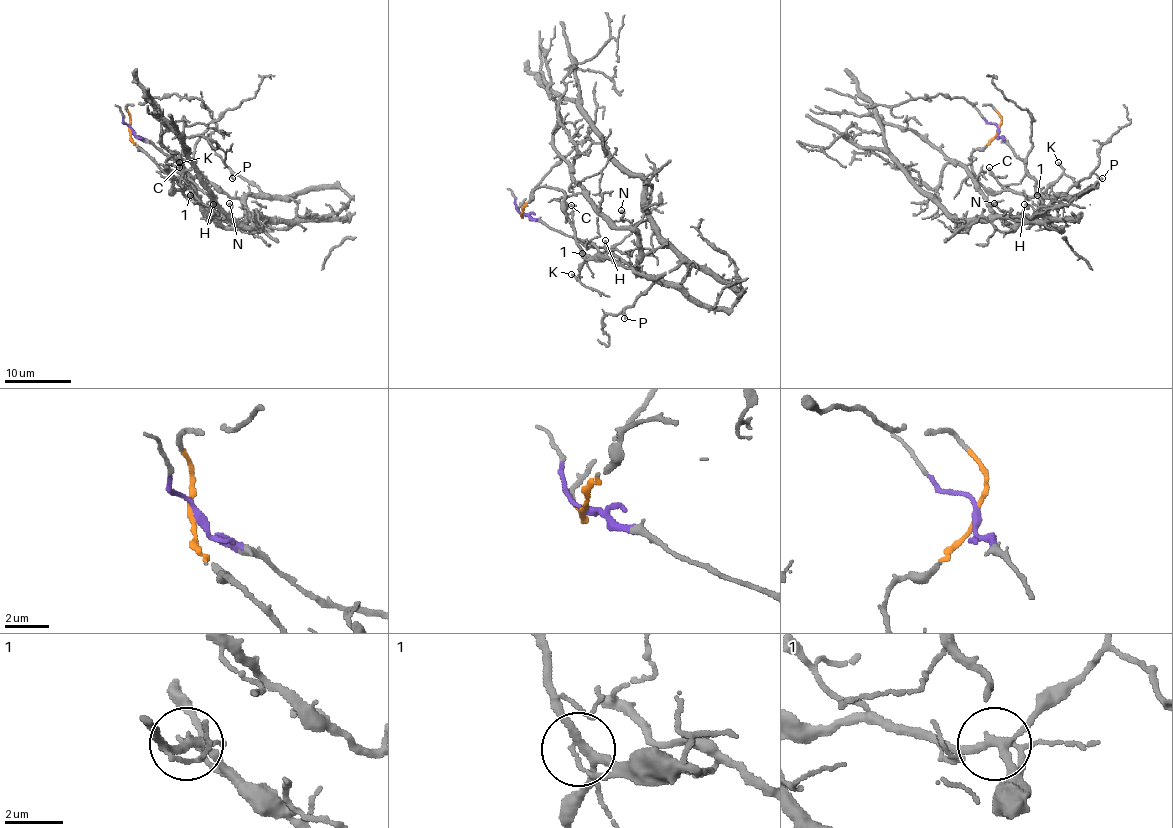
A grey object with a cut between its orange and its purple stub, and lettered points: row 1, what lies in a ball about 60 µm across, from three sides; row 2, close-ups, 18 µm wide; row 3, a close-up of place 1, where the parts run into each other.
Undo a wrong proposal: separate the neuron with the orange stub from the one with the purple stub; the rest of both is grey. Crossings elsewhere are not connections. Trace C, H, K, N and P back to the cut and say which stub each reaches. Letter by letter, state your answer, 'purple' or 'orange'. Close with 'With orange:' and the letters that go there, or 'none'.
C: orange
H: purple
K: orange
N: purple
P: purple
With orange: C, K

